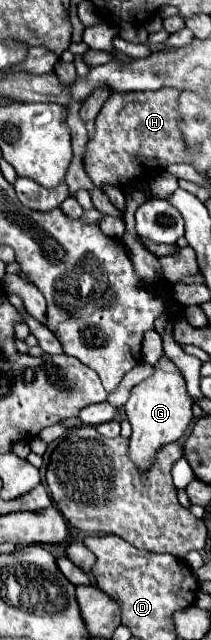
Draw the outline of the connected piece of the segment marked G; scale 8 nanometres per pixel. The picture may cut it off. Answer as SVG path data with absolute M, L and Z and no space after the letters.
M162 355L160 361L154 365L154 373L132 389L132 395L130 395L128 403L124 405L126 419L132 425L130 457L136 459L140 469L148 469L156 451L162 445L182 437L182 431L186 431L186 427L192 419L192 405L194 405L194 399L190 397L190 393L186 389L186 379L182 375L182 371L174 365L172 359Z

